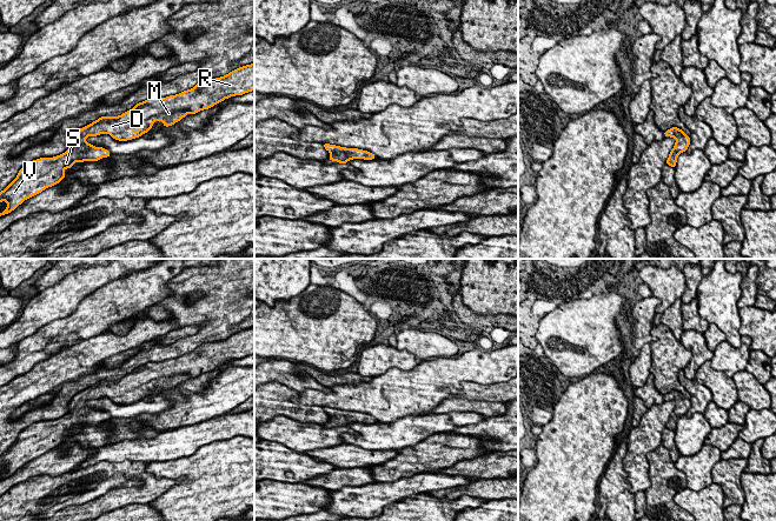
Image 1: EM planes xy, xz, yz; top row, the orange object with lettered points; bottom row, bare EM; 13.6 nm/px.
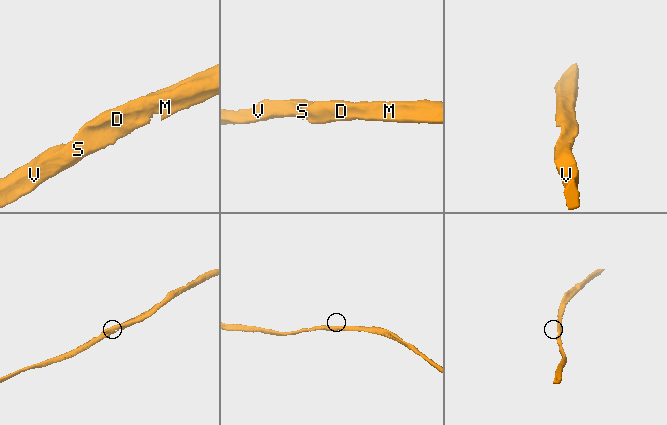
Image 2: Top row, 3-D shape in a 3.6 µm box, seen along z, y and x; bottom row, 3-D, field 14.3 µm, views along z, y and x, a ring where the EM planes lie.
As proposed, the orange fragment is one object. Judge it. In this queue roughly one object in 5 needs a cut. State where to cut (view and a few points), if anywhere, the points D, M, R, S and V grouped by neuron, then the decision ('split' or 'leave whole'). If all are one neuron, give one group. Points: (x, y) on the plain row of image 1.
no cut; D M R S V; leave whole

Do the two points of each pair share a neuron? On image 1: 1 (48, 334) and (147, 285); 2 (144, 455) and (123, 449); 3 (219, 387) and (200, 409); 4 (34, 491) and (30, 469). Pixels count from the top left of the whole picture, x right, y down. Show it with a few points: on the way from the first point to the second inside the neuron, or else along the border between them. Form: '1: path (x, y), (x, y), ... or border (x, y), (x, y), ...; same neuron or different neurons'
1: path (73, 327), (85, 322), (100, 309), (123, 298); same neuron
2: path (139, 451), (127, 449); same neuron
3: path (217, 393), (206, 403); same neuron
4: border (59, 474), (53, 476), (35, 475), (12, 487); different neurons

